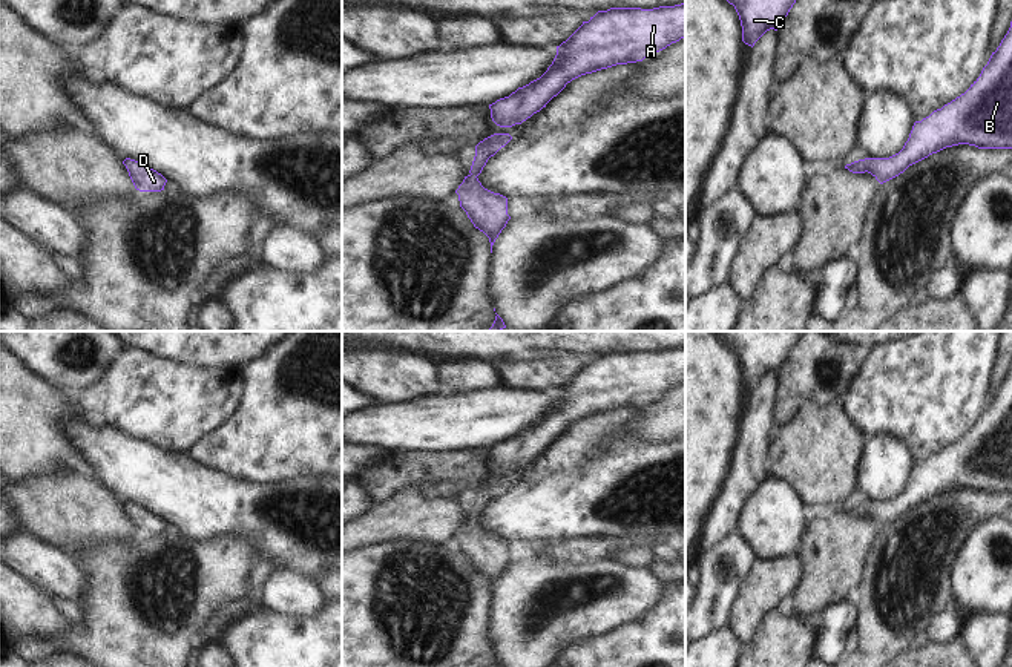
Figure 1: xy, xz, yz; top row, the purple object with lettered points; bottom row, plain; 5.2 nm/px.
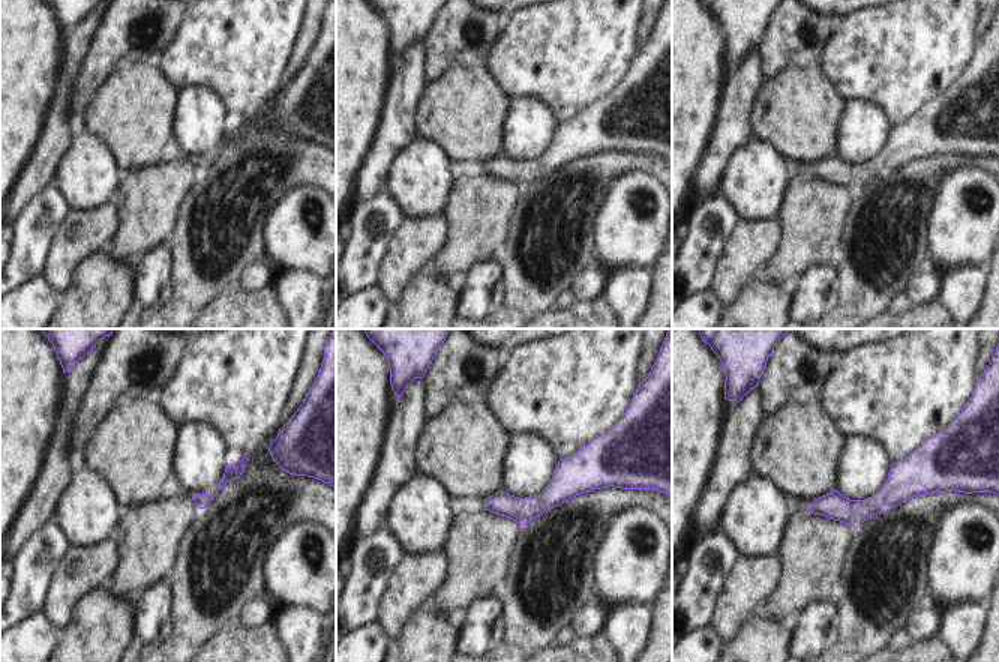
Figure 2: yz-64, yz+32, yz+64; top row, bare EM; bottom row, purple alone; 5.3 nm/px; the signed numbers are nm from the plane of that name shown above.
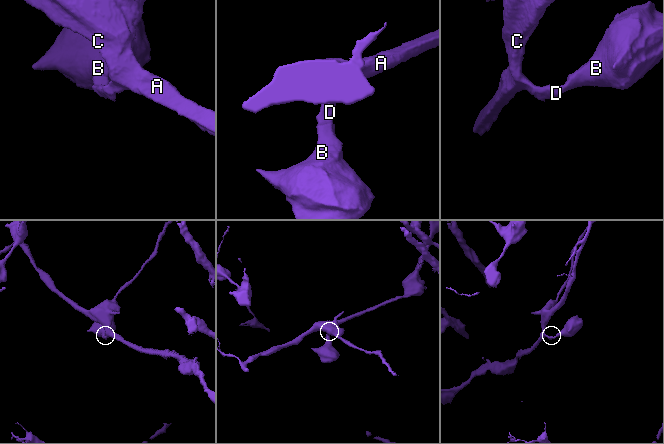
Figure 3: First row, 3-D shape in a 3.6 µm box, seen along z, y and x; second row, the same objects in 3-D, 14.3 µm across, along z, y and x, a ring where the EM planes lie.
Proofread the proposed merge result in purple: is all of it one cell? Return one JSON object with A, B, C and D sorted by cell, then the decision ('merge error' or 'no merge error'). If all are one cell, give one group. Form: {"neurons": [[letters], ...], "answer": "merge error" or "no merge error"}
{"neurons": [["A", "B", "C", "D"]], "answer": "no merge error"}

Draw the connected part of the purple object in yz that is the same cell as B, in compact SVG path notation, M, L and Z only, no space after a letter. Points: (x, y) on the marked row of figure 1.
M1012 21L1007 34L971 87L915 121L903 149L889 158L846 164L853 173L871 173L880 184L946 147L1012 149Z

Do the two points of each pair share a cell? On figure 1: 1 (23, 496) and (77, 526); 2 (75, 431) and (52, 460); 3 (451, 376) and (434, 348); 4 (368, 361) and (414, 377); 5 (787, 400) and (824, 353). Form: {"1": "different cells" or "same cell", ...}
{"1": "same cell", "2": "different cells", "3": "different cells", "4": "same cell", "5": "same cell"}

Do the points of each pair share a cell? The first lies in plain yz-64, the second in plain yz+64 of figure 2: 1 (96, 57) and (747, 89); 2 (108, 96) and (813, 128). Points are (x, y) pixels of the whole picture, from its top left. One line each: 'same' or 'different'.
1: different
2: same

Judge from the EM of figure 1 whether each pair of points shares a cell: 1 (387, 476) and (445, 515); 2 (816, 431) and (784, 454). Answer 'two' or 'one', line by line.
1: two
2: one

